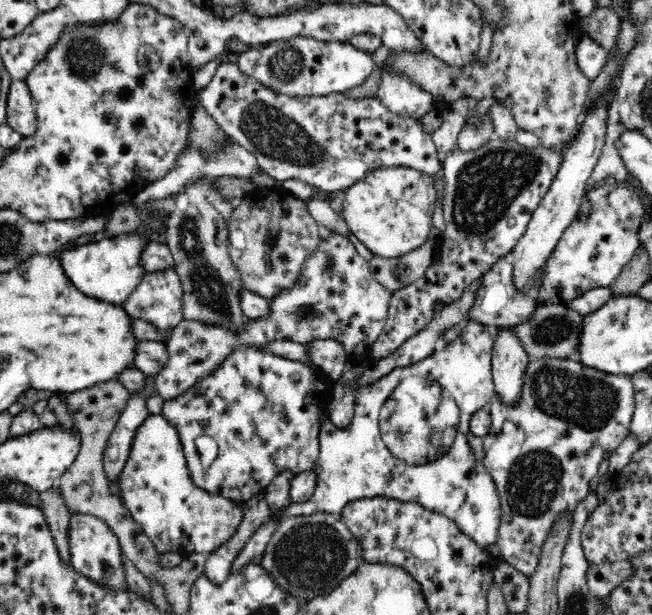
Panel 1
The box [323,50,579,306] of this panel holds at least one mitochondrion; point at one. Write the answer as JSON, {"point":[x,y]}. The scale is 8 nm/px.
{"point":[486,186]}

